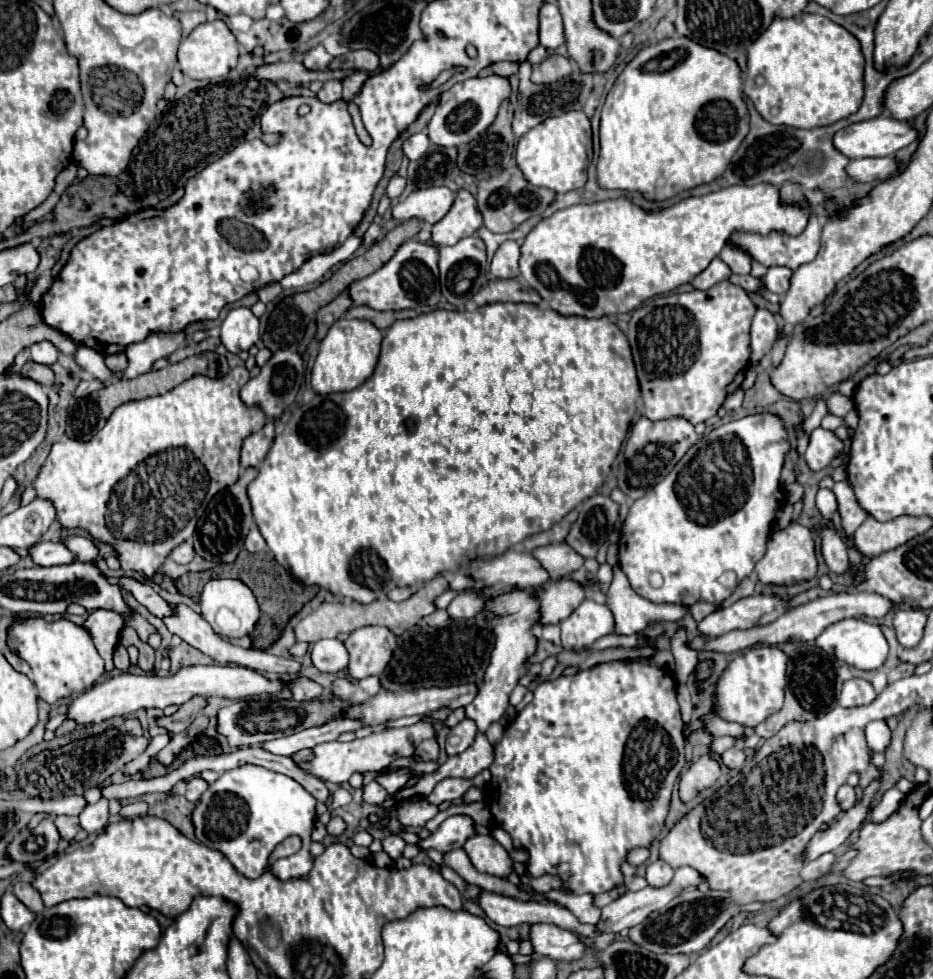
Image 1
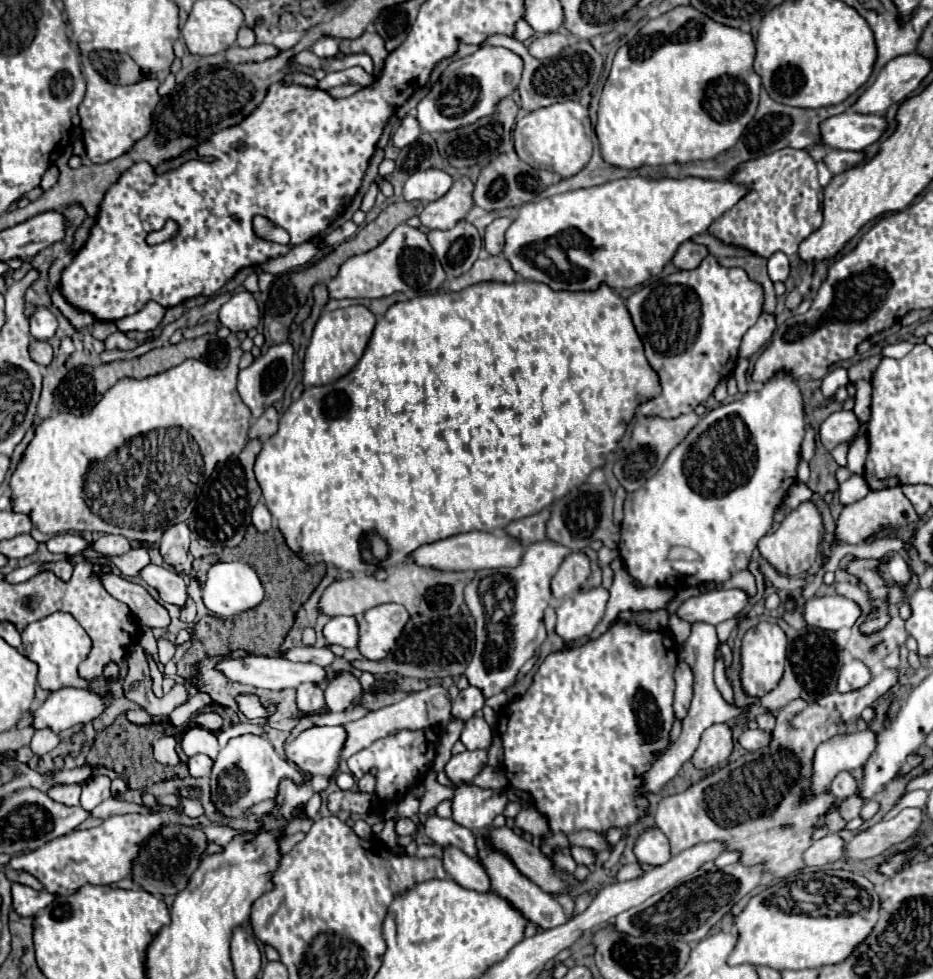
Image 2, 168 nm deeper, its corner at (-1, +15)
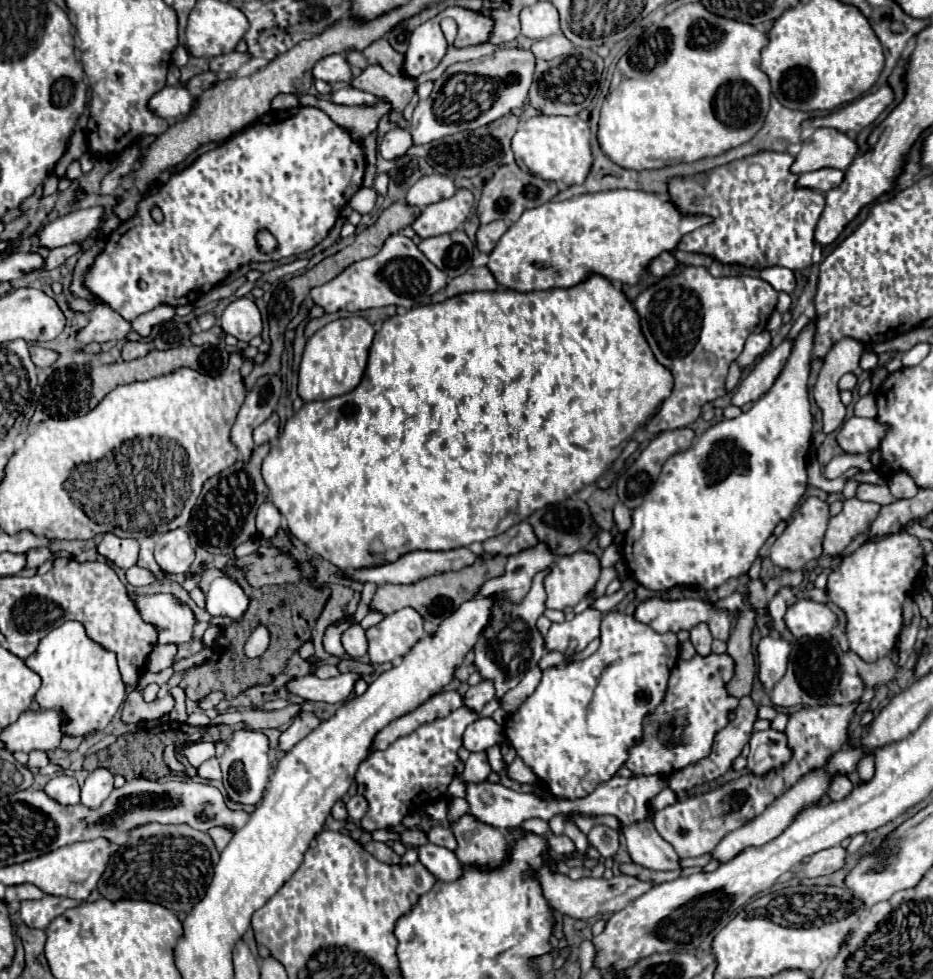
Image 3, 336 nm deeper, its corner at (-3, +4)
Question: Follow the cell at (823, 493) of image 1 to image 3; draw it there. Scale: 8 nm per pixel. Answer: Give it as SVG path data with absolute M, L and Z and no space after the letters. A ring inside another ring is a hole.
M859 483L857 497L863 501L875 501L875 503L879 501L881 505L889 505L891 501L895 501L887 485L869 485L869 483Z

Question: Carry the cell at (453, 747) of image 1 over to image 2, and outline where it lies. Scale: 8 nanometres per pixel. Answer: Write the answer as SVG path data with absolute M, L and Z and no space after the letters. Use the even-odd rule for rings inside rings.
M467 686L465 690L459 692L457 700L453 702L453 716L459 718L459 720L469 720L475 716L475 712L479 708L483 708L485 704L485 698L483 698L483 692L479 688L473 688L473 686Z

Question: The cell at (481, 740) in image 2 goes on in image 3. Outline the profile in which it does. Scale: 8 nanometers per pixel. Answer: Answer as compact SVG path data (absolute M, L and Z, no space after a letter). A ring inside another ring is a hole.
M477 719L463 735L463 747L469 751L485 751L495 743L503 741L503 727L493 719Z

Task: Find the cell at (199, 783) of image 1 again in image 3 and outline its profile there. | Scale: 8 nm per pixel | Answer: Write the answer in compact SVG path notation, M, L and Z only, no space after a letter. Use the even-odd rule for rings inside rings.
M211 757L197 769L197 777L201 779L221 779L221 769L219 769L219 759Z

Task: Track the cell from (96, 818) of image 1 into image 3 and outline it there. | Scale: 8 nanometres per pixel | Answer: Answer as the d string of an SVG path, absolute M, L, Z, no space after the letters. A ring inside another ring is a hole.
M95 769L81 787L81 803L89 809L99 809L113 791L113 775L107 769Z

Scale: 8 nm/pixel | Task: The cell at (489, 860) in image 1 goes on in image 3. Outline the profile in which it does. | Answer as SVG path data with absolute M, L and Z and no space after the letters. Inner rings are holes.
M539 867L535 879L539 881L541 889L543 889L543 897L549 903L549 907L561 915L569 915L575 919L589 919L597 913L615 913L621 911L629 901L641 897L643 893L647 893L653 883L645 883L639 879L633 879L629 875L619 875L613 879L593 879L593 877L585 877L579 881L569 879L567 875L561 873L553 873L547 867Z

